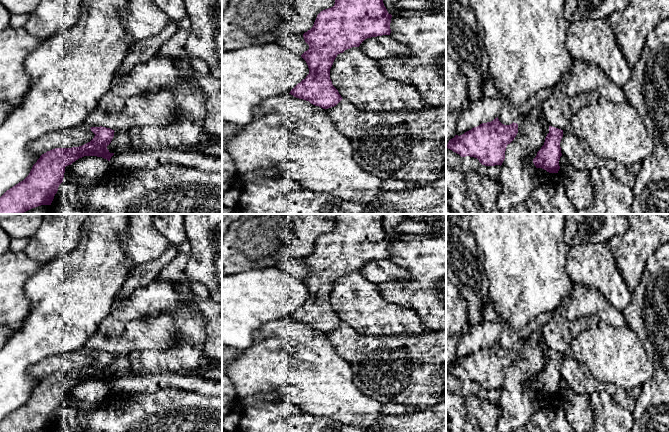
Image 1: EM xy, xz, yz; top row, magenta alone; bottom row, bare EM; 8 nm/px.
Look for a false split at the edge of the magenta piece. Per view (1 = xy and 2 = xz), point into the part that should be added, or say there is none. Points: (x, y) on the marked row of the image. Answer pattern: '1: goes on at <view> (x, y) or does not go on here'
1: does not go on here
2: does not go on here

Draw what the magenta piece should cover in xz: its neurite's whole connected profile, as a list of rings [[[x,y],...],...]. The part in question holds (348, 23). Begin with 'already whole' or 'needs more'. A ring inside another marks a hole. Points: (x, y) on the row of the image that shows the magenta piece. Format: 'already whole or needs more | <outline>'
already whole | [[[335,0],[334,6],[321,11],[313,27],[303,34],[309,49],[301,57],[308,65],[309,74],[289,94],[323,109],[336,106],[343,98],[330,79],[335,58],[347,49],[359,47],[367,38],[390,35],[391,18],[383,0]]]

